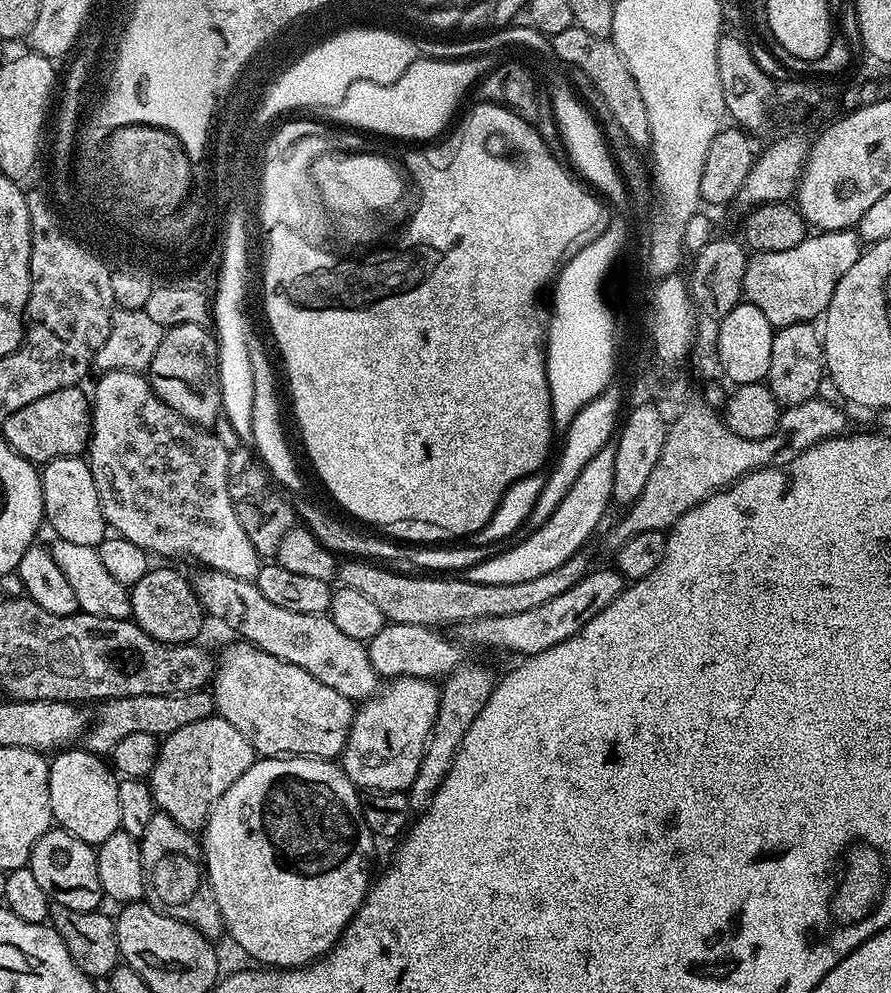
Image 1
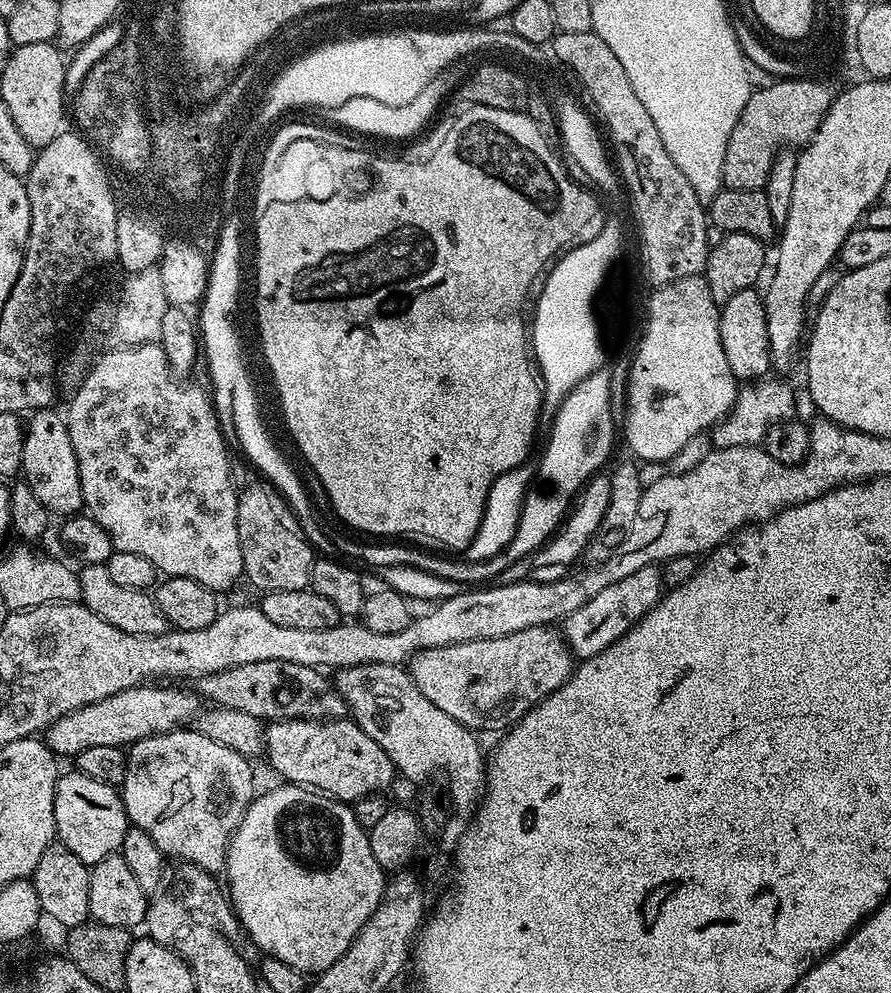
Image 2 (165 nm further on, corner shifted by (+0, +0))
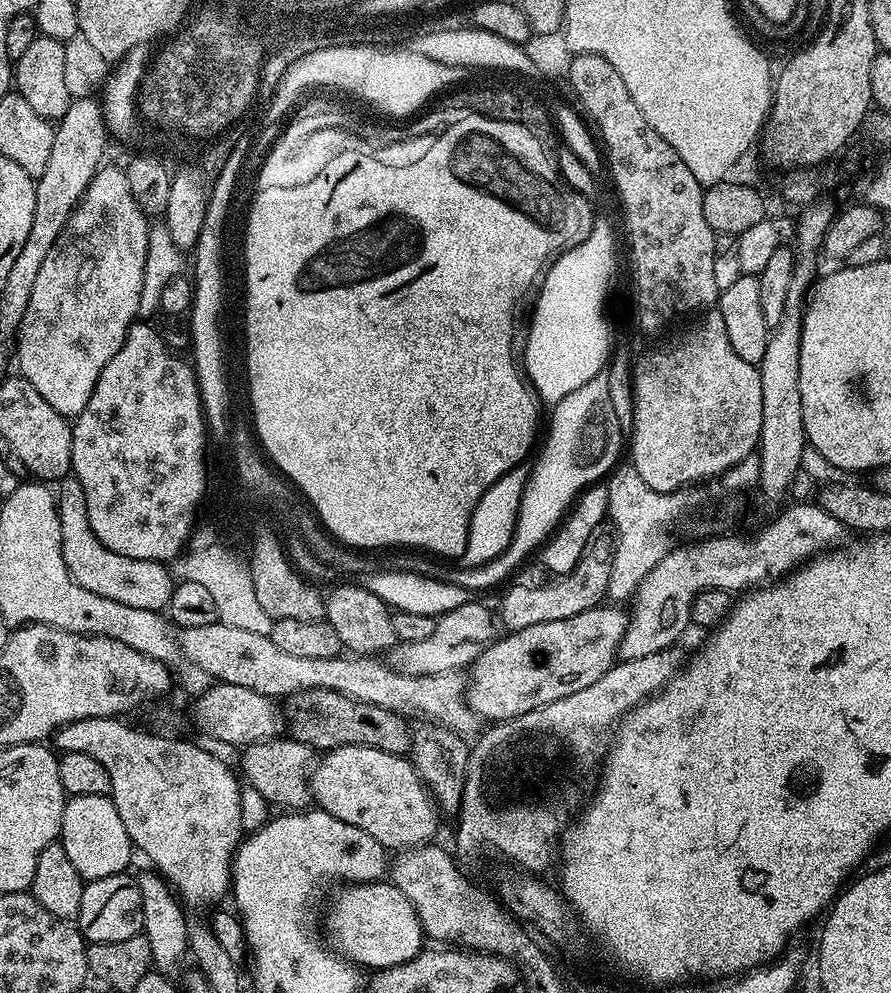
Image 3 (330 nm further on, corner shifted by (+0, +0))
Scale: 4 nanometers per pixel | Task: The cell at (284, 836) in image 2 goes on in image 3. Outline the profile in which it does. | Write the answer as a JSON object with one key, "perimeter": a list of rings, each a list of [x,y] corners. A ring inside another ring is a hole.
{"perimeter":[[[356,882],[351,886],[344,886],[340,893],[336,896],[336,901],[328,908],[328,936],[327,939],[334,945],[335,951],[343,954],[347,959],[351,960],[353,964],[357,966],[363,966],[370,968],[369,970],[377,970],[381,968],[388,968],[398,966],[400,963],[410,962],[416,955],[418,955],[426,944],[426,937],[424,934],[424,928],[420,925],[420,919],[418,914],[414,910],[414,906],[410,902],[410,898],[406,898],[406,894],[402,894],[402,890],[398,890],[395,884],[391,882]]]}

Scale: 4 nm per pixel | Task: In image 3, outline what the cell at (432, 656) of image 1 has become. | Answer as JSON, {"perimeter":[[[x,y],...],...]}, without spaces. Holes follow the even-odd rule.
{"perimeter":[[[608,607],[612,608],[591,608],[582,614],[574,614],[574,618],[558,618],[558,622],[538,622],[538,626],[526,626],[491,641],[471,664],[472,677],[469,675],[466,680],[468,704],[477,717],[481,721],[488,720],[487,722],[513,720],[598,682],[598,678],[602,678],[602,674],[606,674],[606,670],[617,663],[620,643],[628,625],[629,613],[620,609],[623,607]]]}

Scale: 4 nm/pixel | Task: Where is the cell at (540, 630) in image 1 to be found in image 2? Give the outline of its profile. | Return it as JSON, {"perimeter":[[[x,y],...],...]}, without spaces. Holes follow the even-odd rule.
{"perimeter":[[[655,564],[642,566],[642,570],[634,570],[634,574],[622,578],[622,582],[603,588],[596,597],[590,598],[590,602],[586,602],[586,606],[574,610],[574,614],[562,621],[562,635],[573,657],[588,660],[618,642],[618,638],[626,635],[659,602],[661,595],[662,572]]]}

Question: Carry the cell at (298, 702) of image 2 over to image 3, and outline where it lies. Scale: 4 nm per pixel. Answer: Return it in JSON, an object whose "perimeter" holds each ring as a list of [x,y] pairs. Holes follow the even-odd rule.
{"perimeter":[[[311,688],[295,692],[282,704],[282,716],[289,728],[291,739],[308,745],[313,750],[327,750],[338,746],[370,746],[374,750],[386,750],[386,754],[407,757],[412,750],[413,729],[405,717],[397,712],[374,706],[370,702],[358,702],[346,694],[338,694],[325,688]]]}

